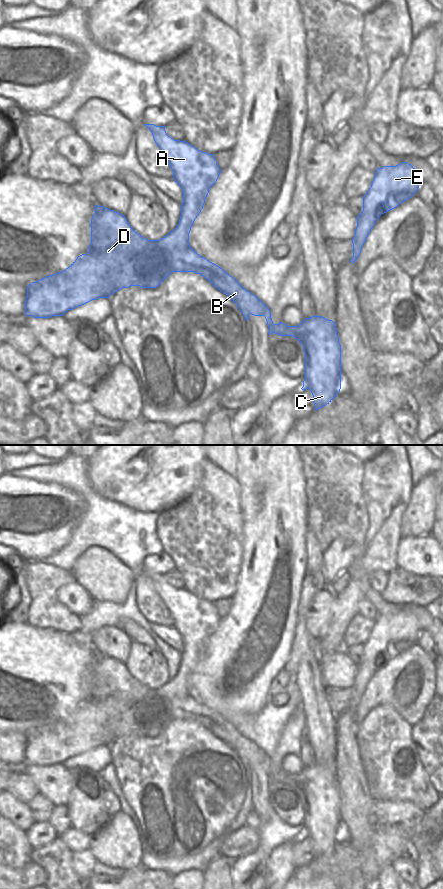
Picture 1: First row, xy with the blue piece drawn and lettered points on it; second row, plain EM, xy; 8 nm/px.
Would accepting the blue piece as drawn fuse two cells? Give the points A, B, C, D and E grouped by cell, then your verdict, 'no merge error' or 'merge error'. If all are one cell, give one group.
A / B C D E | merge error

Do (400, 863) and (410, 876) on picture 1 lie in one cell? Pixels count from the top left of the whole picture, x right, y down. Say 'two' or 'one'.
one

